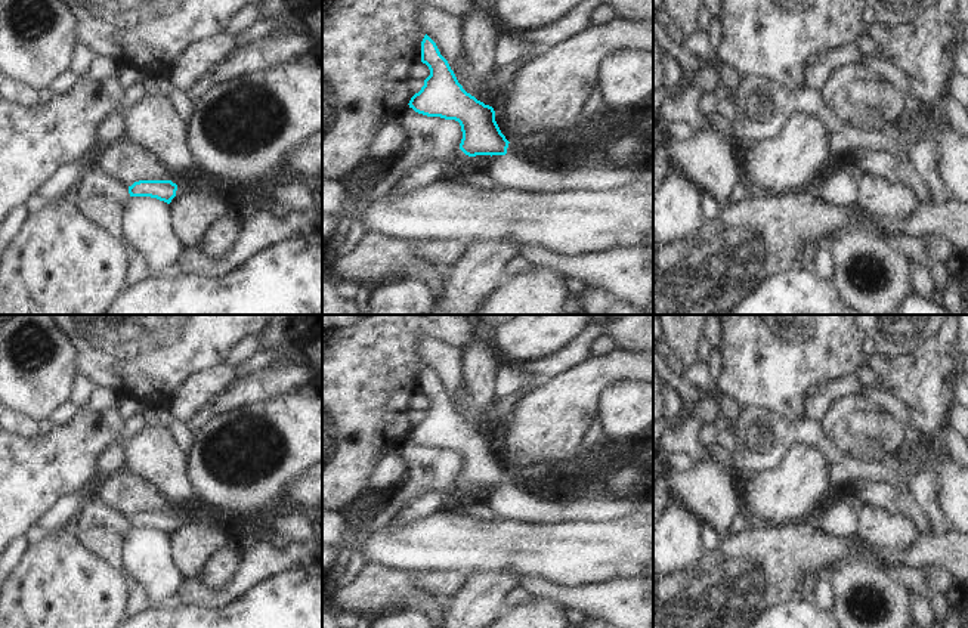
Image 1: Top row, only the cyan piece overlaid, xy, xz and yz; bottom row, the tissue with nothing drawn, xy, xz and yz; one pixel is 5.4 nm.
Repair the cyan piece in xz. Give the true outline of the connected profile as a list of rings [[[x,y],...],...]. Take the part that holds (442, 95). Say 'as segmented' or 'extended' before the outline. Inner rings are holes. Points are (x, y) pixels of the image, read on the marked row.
extended; [[[426,34],[421,62],[430,69],[424,86],[409,100],[409,108],[427,117],[455,120],[461,126],[460,149],[468,155],[489,155],[485,173],[500,185],[532,194],[557,191],[612,191],[631,182],[653,183],[653,168],[613,168],[581,165],[569,173],[532,167],[501,133],[492,106],[467,93],[458,83],[436,43]]]

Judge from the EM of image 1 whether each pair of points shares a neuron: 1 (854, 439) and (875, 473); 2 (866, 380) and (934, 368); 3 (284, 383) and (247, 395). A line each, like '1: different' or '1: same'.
1: different
2: different
3: same

